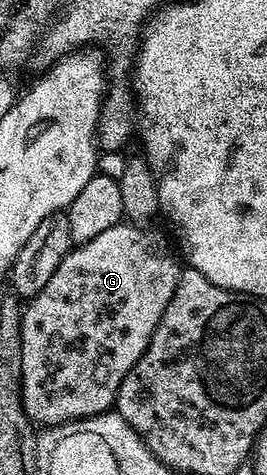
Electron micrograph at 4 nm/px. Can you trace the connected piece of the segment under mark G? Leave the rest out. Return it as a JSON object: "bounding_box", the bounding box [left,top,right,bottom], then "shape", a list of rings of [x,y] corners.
{"bounding_box":[19,223,181,426],"shape":[[[120,223],[109,227],[109,231],[101,231],[101,235],[97,235],[93,239],[76,244],[71,252],[65,255],[65,259],[61,259],[61,267],[57,267],[57,271],[53,271],[53,279],[49,279],[49,283],[45,283],[45,287],[41,287],[41,291],[36,297],[32,297],[26,302],[19,323],[23,409],[27,413],[27,418],[36,426],[63,425],[67,421],[83,421],[86,417],[108,412],[115,404],[115,396],[125,375],[129,375],[129,371],[149,347],[153,331],[157,327],[157,323],[161,323],[161,315],[165,315],[165,307],[169,307],[169,299],[173,299],[173,291],[179,282],[181,265],[175,262],[176,250],[169,237],[169,242],[167,242],[165,234],[147,228],[151,227],[143,223]]]}

